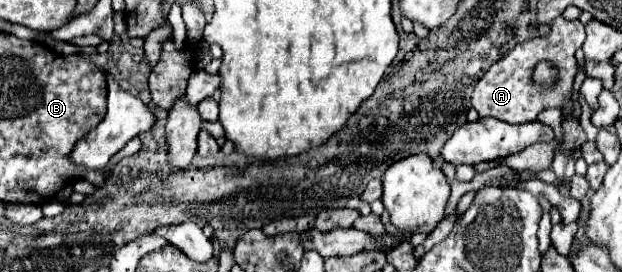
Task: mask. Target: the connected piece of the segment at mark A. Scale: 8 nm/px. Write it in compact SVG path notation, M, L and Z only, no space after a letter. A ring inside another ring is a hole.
M557 17L551 23L551 33L547 37L535 37L519 43L511 49L503 59L495 61L491 69L483 75L483 79L475 85L471 103L481 117L495 117L509 123L527 123L535 121L537 113L549 107L561 107L563 97L567 97L573 89L573 79L577 75L577 59L575 51L585 41L585 27L581 21L567 21L565 17ZM537 61L553 61L557 67L557 83L553 87L537 87L531 81L533 67Z

